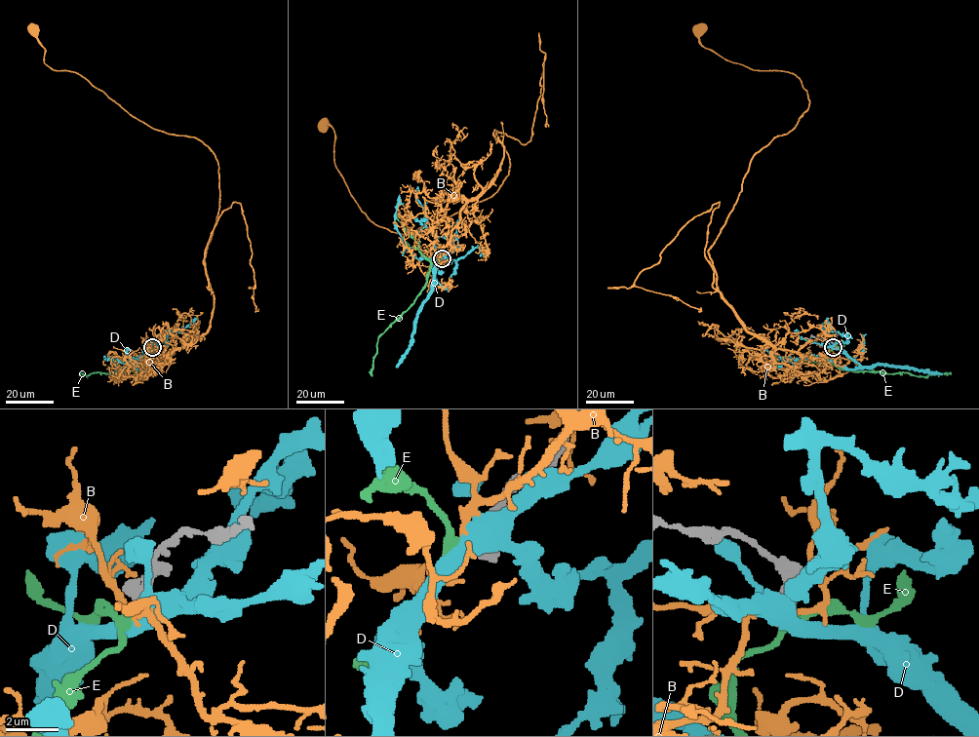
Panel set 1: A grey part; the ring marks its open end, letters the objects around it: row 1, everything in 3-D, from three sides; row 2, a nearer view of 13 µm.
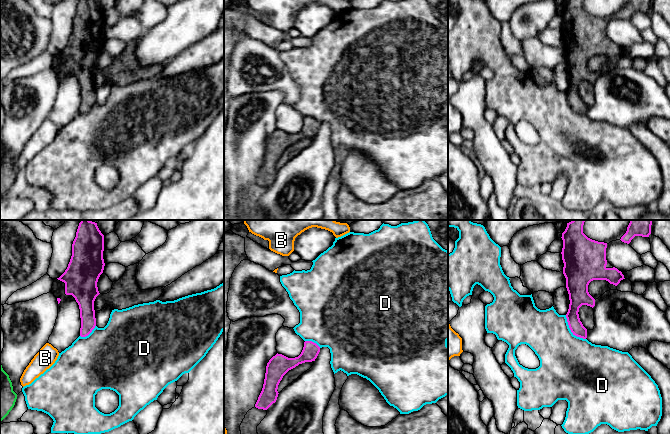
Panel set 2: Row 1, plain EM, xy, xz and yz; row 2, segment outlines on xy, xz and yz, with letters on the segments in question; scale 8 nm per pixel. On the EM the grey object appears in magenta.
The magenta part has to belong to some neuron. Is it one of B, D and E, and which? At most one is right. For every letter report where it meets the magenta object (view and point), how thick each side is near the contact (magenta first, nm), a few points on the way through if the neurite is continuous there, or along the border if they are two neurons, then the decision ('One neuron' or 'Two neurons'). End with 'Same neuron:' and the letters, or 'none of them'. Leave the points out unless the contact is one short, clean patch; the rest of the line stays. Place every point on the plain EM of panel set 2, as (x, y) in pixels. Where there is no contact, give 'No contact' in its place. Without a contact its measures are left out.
B: No contact. Two neurons
D: Touches magenta at yz (570, 105). Thickness 120 nm (magenta) against 420 nm. Boundary: yz (565, 91), (569, 105), (575, 111), (585, 115). Two neurons
E: No contact. One neuron
Same neuron: E

